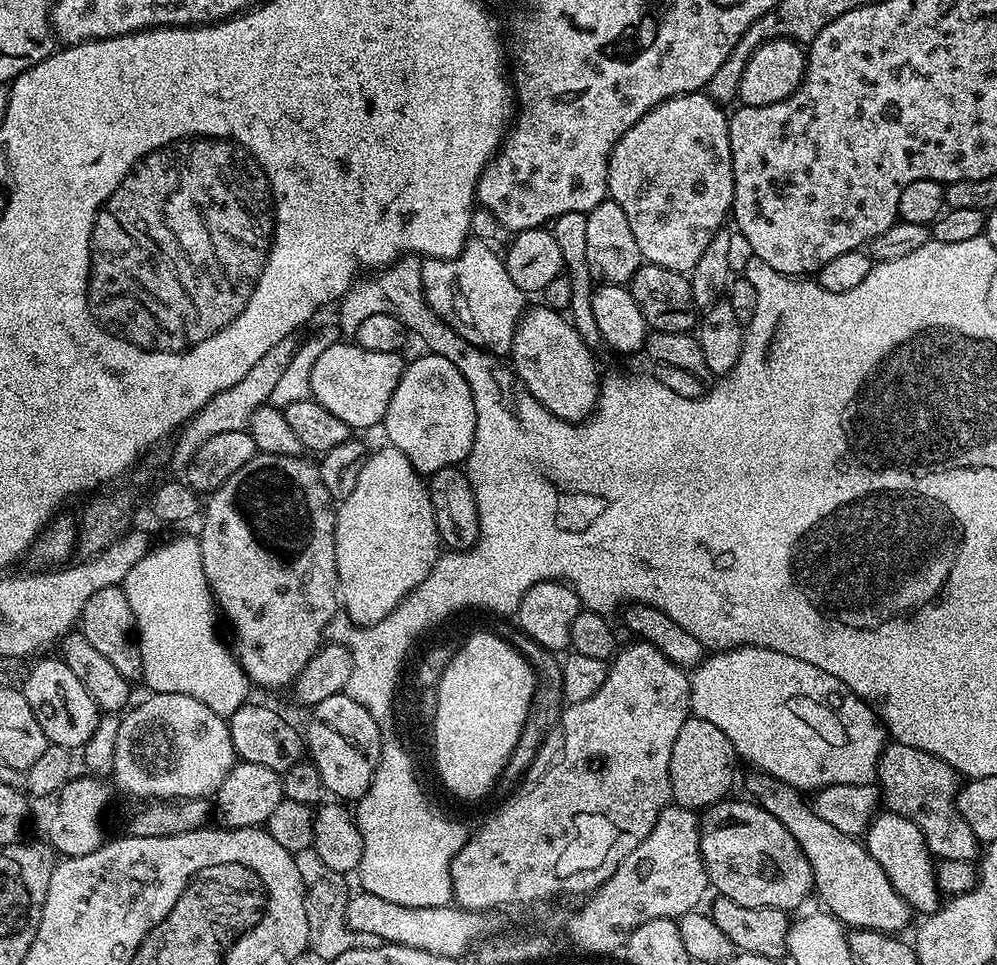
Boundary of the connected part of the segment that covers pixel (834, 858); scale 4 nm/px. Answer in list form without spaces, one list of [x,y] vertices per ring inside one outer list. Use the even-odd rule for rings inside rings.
[[[752,775],[756,776],[748,780],[747,795],[790,830],[790,838],[794,838],[810,862],[814,892],[817,897],[820,895],[823,907],[852,930],[865,928],[889,934],[903,933],[908,919],[914,916],[913,909],[900,897],[898,890],[894,890],[890,878],[886,878],[882,866],[874,862],[867,847],[857,837],[842,834],[842,830],[834,830],[830,822],[818,818],[811,803],[797,789],[773,776]]]

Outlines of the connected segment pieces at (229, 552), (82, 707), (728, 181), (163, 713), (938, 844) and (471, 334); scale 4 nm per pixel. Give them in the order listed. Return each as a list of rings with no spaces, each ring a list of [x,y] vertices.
[[[257,452],[242,470],[237,470],[222,486],[207,497],[206,507],[202,512],[204,525],[198,531],[200,541],[200,557],[202,558],[202,570],[206,576],[208,589],[212,592],[212,598],[217,609],[224,611],[228,624],[232,627],[234,643],[234,655],[243,670],[245,676],[253,685],[261,684],[264,688],[280,688],[291,685],[297,674],[310,662],[310,658],[316,655],[322,647],[322,641],[329,631],[330,625],[338,612],[338,581],[336,579],[336,508],[333,498],[322,486],[319,467],[303,455],[287,456],[286,454],[266,454]]]
[[[64,659],[38,661],[22,683],[22,691],[49,744],[57,744],[69,750],[83,749],[94,734],[102,713],[94,698],[90,698],[86,686],[78,682],[74,670],[66,666]]]
[[[704,90],[651,108],[608,156],[608,196],[622,206],[647,263],[691,273],[732,211],[734,170],[725,109]]]
[[[152,692],[140,705],[129,707],[123,713],[118,726],[117,742],[114,744],[110,774],[116,784],[128,796],[137,796],[137,801],[169,800],[170,798],[211,797],[238,763],[234,744],[230,742],[228,721],[214,714],[210,706],[202,706],[198,698],[186,694],[162,694]]]
[[[888,742],[884,745],[880,761],[876,763],[876,780],[887,811],[910,818],[910,822],[918,826],[933,857],[972,862],[981,855],[980,841],[956,809],[958,773],[946,762],[926,750]]]
[[[476,238],[469,239],[454,260],[425,259],[420,265],[426,302],[458,335],[476,348],[501,358],[512,350],[516,326],[526,311],[526,293],[506,274],[501,253]]]

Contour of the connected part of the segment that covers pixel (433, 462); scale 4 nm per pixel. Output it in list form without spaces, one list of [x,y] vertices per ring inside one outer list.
[[[423,354],[417,360],[409,359],[404,366],[404,373],[388,403],[388,409],[382,421],[382,429],[388,435],[387,443],[402,454],[406,454],[409,462],[421,474],[431,474],[443,468],[455,468],[467,461],[470,450],[474,446],[474,398],[470,394],[470,386],[466,386],[466,378],[458,374],[458,366],[441,356]]]

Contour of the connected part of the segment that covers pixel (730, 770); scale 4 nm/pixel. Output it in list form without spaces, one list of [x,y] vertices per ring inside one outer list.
[[[689,715],[686,722],[682,722],[682,730],[678,730],[678,738],[674,738],[674,750],[670,750],[670,790],[672,800],[679,807],[703,810],[729,795],[732,783],[736,780],[736,764],[738,757],[736,748],[714,726],[706,722],[706,718]]]

